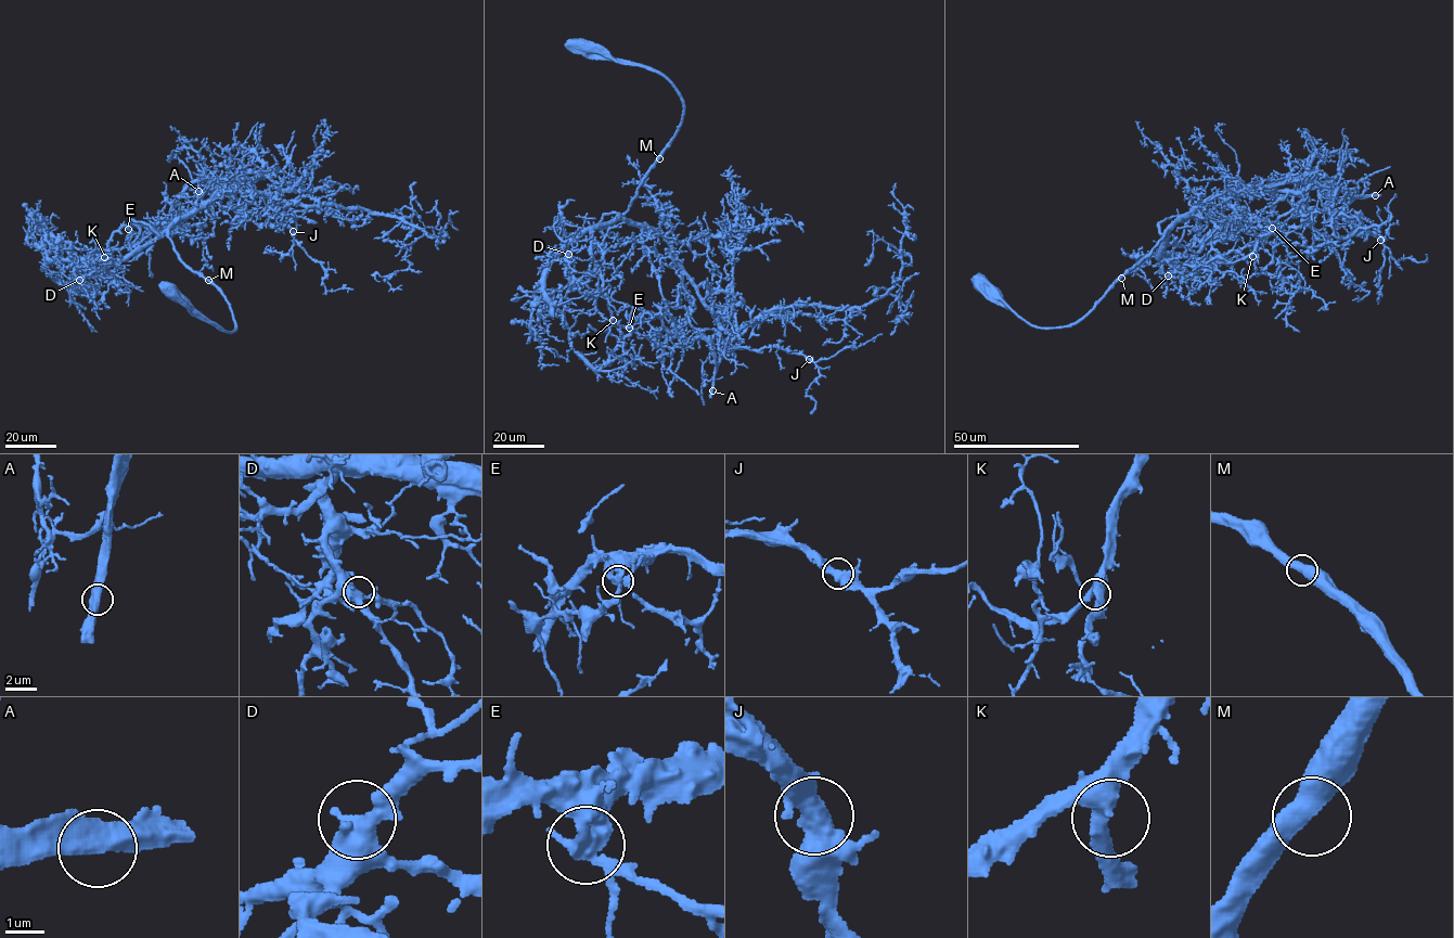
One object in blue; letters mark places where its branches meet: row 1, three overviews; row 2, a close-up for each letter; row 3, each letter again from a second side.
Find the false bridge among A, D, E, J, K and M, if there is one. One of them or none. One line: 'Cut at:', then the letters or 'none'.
Cut at: E

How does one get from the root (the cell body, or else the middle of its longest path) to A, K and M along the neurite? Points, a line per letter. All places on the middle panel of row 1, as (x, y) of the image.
A: (580, 47), (660, 73), (681, 101), (674, 139), (623, 214), (642, 231), (674, 329), (709, 345), (711, 390)
K: (580, 47), (660, 73), (683, 108), (674, 139), (623, 216), (591, 232), (599, 290), (613, 320)
M: (580, 47), (645, 65), (660, 73), (676, 89), (683, 112), (674, 139), (659, 158)

